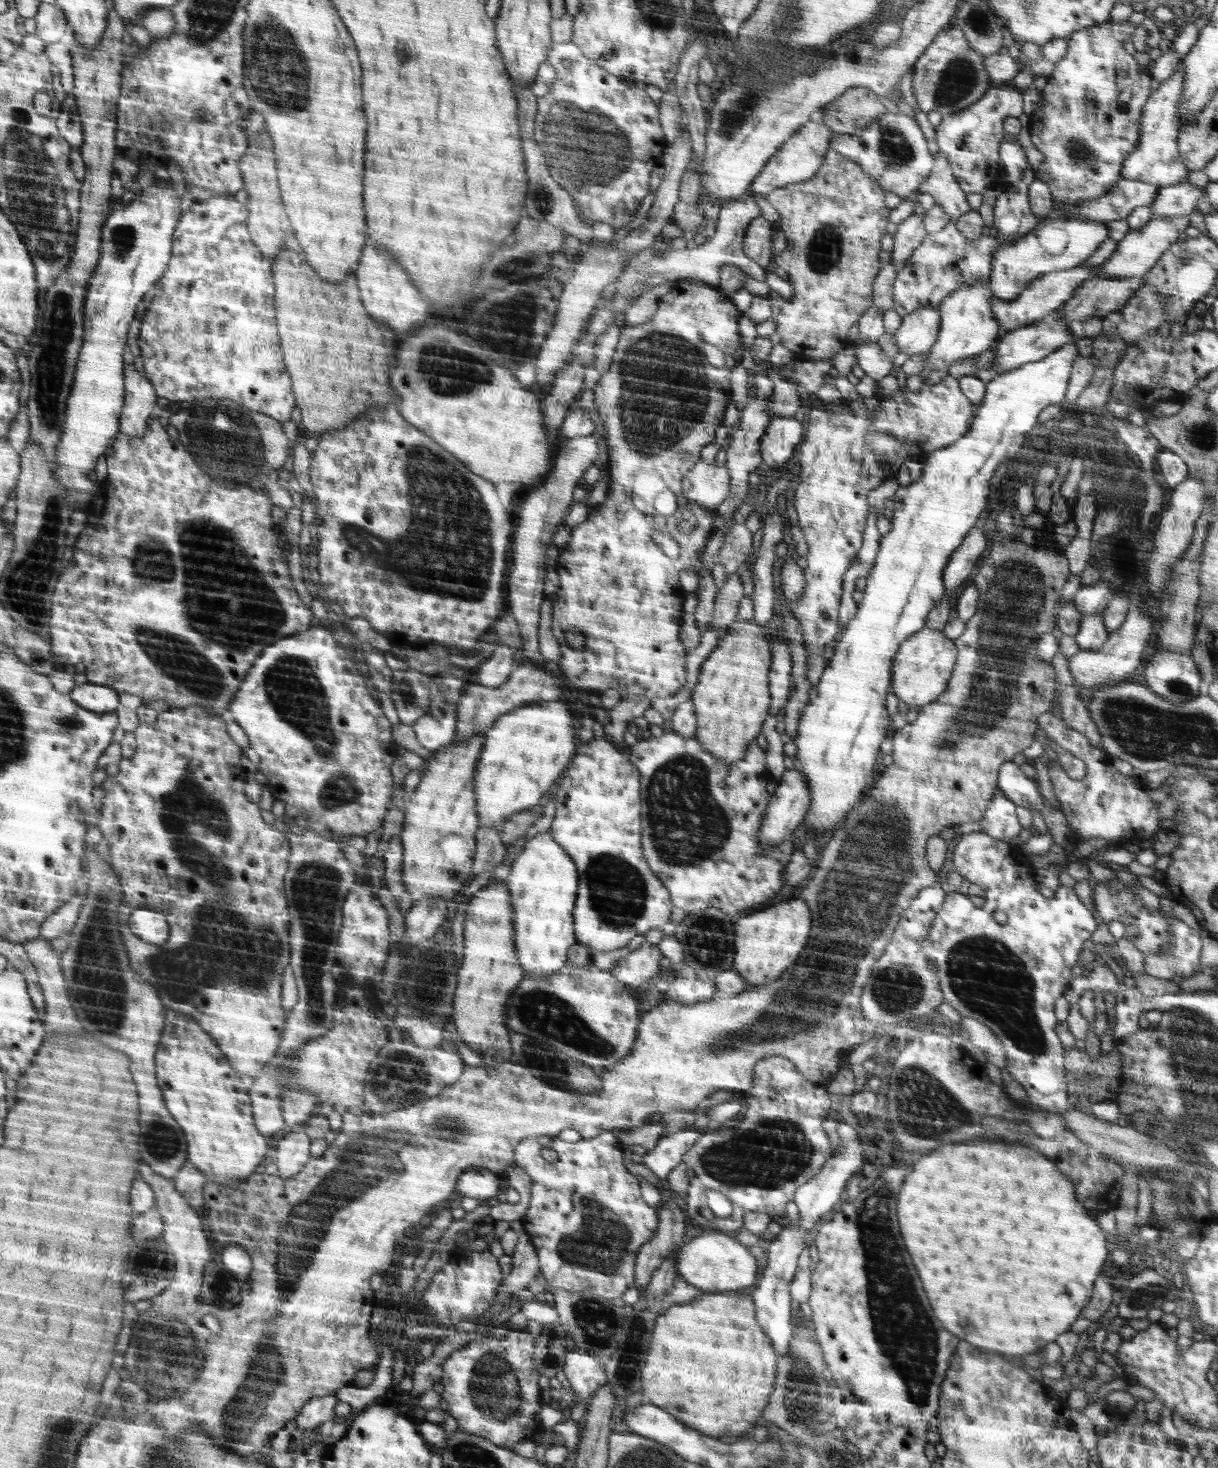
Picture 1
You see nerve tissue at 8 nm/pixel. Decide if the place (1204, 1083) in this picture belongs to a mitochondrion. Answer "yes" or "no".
yes

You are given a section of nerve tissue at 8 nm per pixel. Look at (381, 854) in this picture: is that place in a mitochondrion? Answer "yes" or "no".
no

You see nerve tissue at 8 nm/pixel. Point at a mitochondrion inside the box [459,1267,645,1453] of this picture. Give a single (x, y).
(494, 1388)

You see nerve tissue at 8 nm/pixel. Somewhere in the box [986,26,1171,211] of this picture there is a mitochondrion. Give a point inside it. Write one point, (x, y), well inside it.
(1080, 152)

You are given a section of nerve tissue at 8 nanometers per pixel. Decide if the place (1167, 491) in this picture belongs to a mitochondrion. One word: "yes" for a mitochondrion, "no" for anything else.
no

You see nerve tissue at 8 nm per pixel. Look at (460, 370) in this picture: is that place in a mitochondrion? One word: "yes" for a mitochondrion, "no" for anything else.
yes

